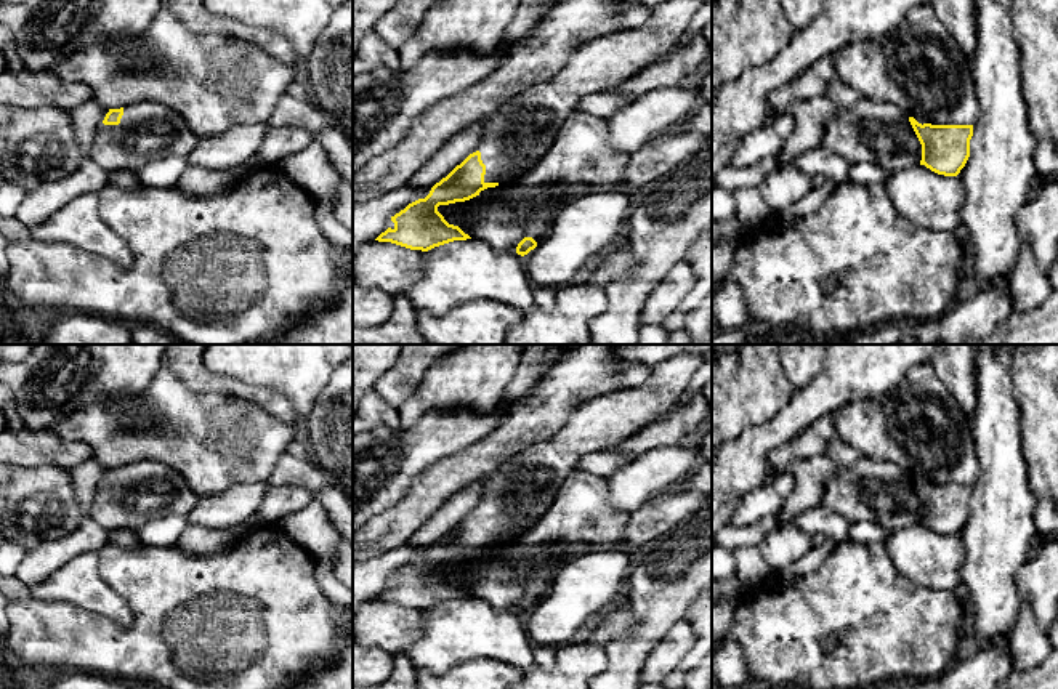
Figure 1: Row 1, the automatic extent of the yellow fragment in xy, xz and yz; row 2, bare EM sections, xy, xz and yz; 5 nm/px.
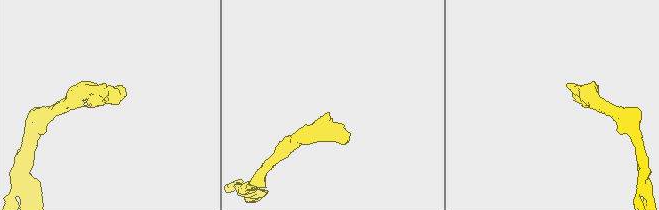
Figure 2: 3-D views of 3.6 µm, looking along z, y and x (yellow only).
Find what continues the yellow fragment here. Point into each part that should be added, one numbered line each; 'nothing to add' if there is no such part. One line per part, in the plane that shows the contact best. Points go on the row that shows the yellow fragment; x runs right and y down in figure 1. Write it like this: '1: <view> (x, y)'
1: xz (518, 135)

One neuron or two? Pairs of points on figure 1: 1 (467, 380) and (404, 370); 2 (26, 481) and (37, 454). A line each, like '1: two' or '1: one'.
1: two
2: two

